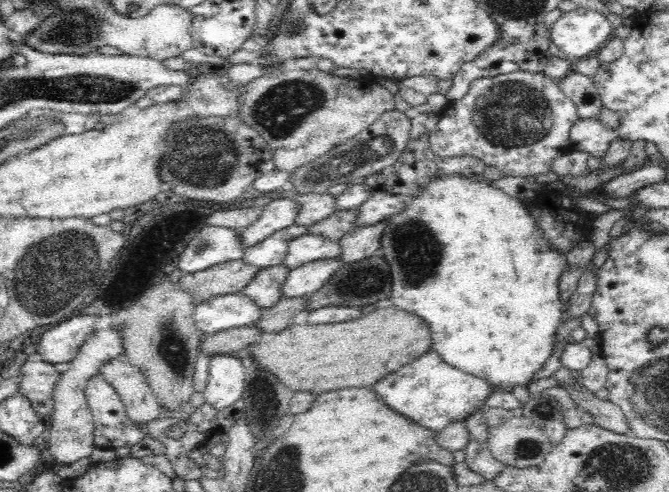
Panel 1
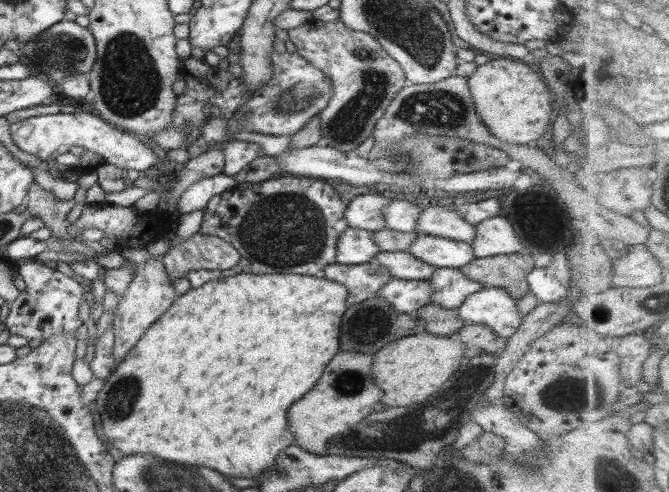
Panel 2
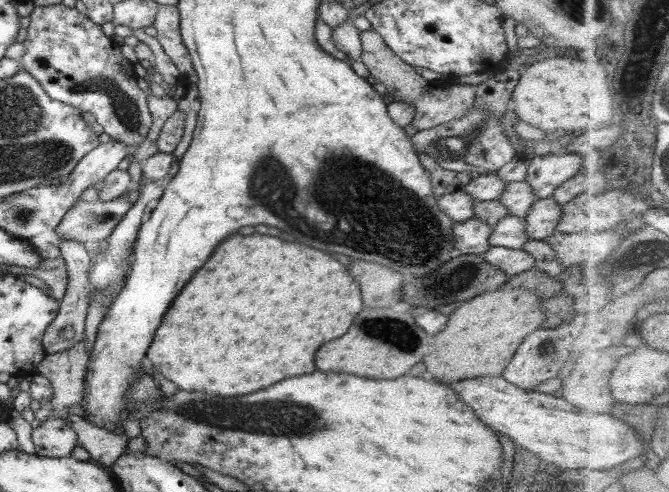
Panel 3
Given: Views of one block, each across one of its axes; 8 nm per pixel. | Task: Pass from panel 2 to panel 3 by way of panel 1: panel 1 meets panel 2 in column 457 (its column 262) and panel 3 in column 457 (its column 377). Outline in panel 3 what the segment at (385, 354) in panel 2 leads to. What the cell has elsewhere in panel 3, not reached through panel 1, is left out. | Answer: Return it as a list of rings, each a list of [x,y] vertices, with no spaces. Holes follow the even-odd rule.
[[[504,284],[498,290],[488,290],[474,296],[472,300],[461,303],[449,316],[446,330],[433,336],[431,352],[423,357],[427,376],[440,382],[460,382],[470,378],[486,378],[486,376],[502,376],[502,372],[511,362],[511,358],[520,344],[535,330],[542,328],[548,316],[542,297],[526,288],[512,288]]]

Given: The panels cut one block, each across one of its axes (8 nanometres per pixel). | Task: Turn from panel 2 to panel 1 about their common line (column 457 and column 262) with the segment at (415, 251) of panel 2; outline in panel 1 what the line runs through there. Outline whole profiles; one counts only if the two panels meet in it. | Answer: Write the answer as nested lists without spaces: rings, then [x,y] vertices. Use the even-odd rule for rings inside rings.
[[[293,225],[284,228],[284,230],[278,230],[272,236],[268,236],[266,240],[245,248],[242,261],[258,269],[280,265],[286,258],[288,244],[306,234],[308,234],[308,227],[306,226]]]

